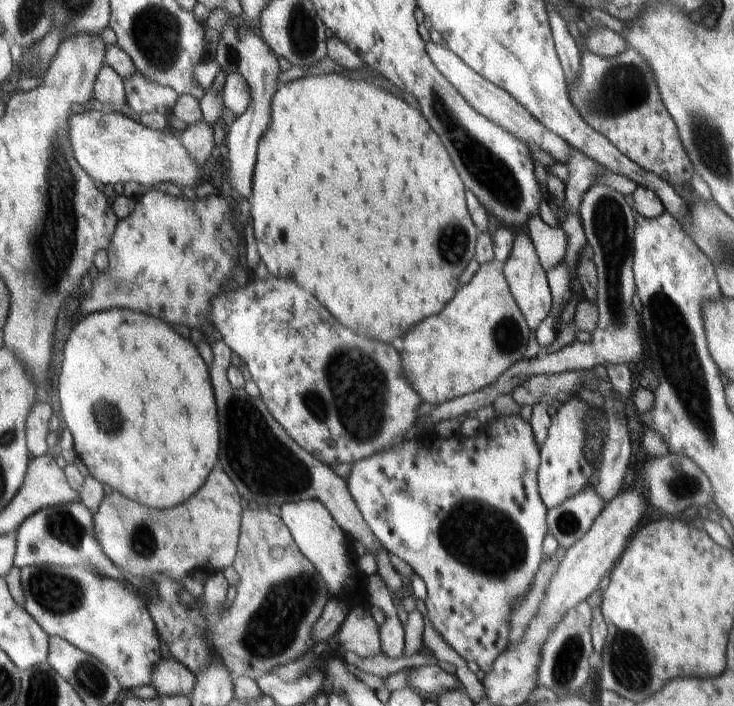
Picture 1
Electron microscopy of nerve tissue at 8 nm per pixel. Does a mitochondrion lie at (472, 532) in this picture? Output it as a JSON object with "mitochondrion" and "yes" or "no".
{"mitochondrion":"yes"}

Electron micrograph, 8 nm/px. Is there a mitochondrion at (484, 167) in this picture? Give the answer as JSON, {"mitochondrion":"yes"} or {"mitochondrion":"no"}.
{"mitochondrion":"yes"}

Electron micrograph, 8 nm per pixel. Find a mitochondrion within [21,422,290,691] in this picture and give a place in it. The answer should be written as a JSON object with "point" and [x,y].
{"point":[57,594]}

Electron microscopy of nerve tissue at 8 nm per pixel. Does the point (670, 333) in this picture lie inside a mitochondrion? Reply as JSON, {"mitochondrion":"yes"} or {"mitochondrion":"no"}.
{"mitochondrion":"yes"}

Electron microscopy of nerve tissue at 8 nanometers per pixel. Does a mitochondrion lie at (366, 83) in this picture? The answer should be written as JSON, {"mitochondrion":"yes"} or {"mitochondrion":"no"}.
{"mitochondrion":"no"}

